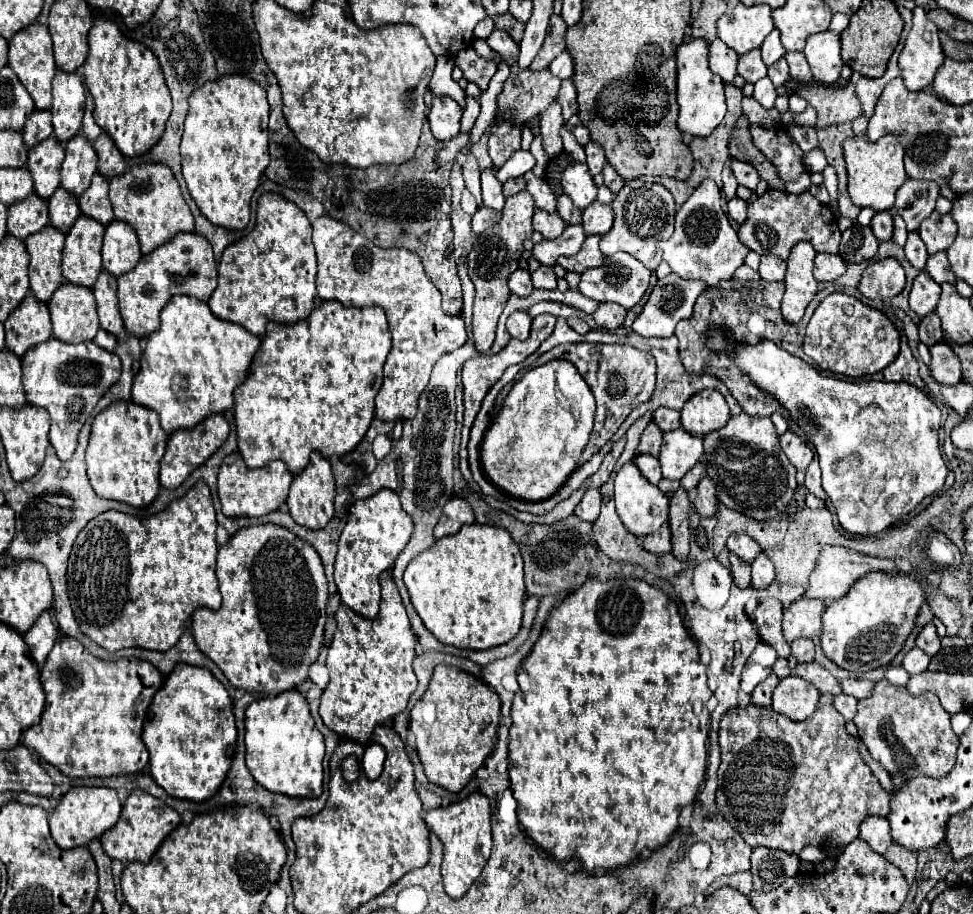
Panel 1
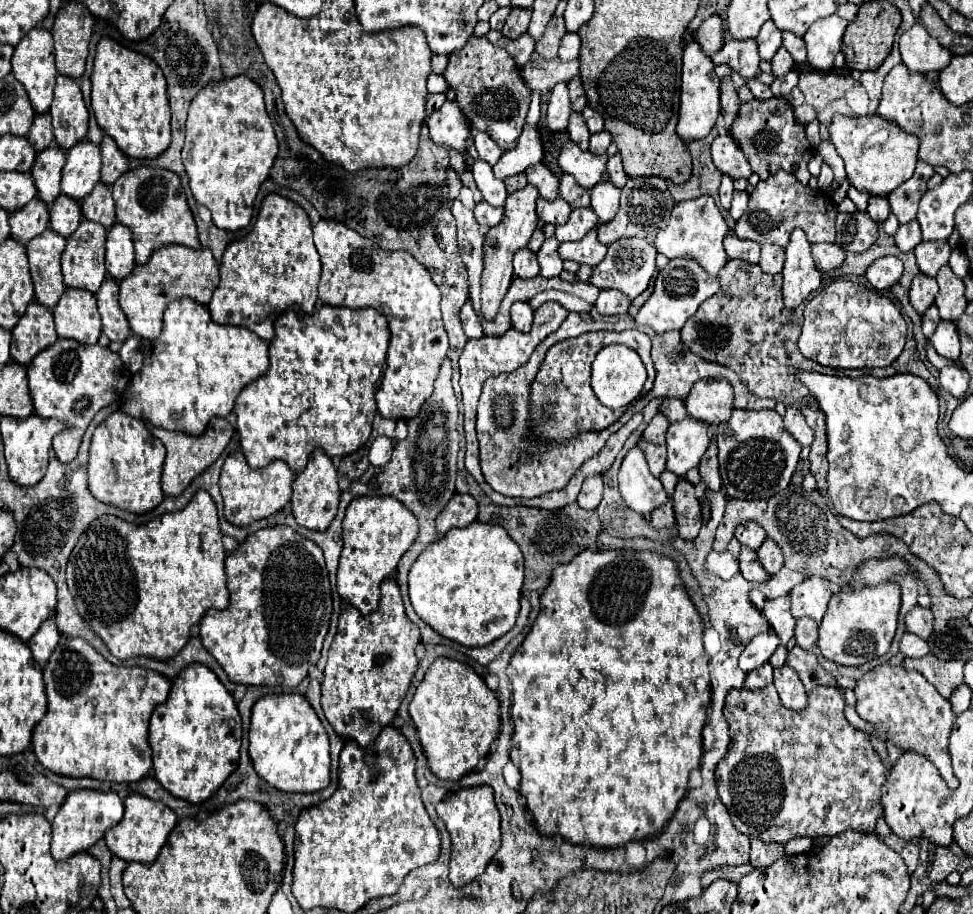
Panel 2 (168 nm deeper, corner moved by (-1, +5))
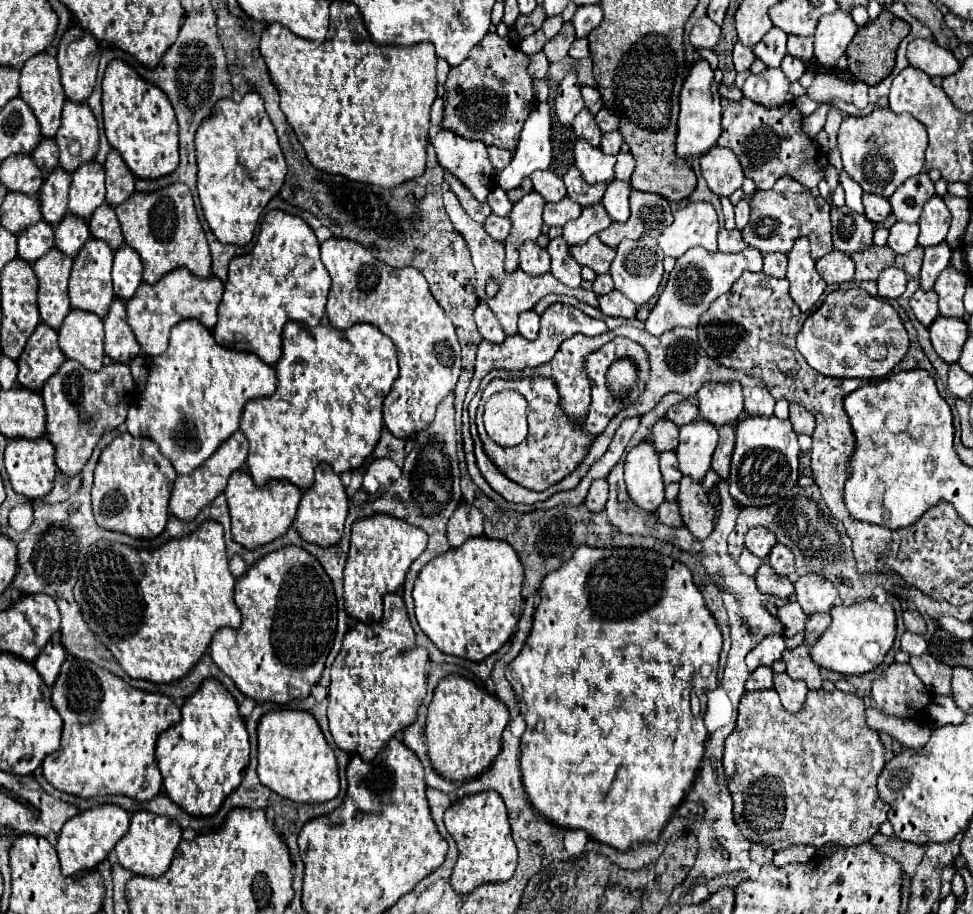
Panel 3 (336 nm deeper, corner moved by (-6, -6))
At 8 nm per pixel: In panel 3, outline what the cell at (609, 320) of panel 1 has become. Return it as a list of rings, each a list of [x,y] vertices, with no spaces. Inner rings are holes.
[[[619,290],[599,296],[599,308],[605,316],[623,316],[623,318],[633,318],[637,312],[637,306]]]

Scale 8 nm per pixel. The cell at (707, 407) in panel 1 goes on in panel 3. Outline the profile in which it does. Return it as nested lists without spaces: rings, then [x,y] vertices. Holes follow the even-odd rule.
[[[707,382],[697,392],[699,416],[715,426],[731,424],[743,412],[743,394],[739,382]]]

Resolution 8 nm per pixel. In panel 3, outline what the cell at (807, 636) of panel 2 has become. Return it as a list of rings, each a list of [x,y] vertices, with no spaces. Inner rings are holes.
[[[821,612],[811,614],[809,620],[807,620],[807,626],[805,626],[805,644],[813,646],[817,642],[817,638],[821,636],[821,632],[825,632],[829,622],[831,622],[829,612],[825,612],[825,614],[821,614]]]

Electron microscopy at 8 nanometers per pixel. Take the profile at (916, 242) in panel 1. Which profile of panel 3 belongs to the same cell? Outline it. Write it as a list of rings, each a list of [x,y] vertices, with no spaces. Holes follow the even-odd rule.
[[[895,222],[889,228],[889,238],[887,238],[887,246],[897,252],[897,254],[905,254],[909,250],[913,250],[917,246],[917,224],[903,224],[903,222]]]

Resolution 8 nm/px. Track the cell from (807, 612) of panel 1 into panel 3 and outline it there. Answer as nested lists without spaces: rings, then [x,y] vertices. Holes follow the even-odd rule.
[[[815,572],[801,576],[795,582],[795,590],[797,590],[797,602],[809,616],[813,612],[829,612],[837,596],[837,588]]]

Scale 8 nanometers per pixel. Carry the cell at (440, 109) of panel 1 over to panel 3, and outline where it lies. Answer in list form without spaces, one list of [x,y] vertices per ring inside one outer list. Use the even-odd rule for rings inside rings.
[[[443,130],[435,138],[431,138],[431,144],[435,146],[439,164],[457,180],[461,180],[461,184],[479,202],[485,202],[487,194],[497,184],[497,174],[491,166],[487,146],[481,142],[471,142],[461,136],[455,136],[449,130]]]

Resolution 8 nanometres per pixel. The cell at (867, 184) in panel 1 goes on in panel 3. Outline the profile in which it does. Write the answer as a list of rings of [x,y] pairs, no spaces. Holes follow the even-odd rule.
[[[877,108],[869,116],[845,116],[839,126],[837,144],[847,174],[863,192],[889,198],[907,178],[919,174],[925,166],[927,132],[911,114],[895,114],[889,108]]]

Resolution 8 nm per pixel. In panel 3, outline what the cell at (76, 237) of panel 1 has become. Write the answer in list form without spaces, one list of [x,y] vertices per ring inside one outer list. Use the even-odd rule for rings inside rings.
[[[89,238],[85,248],[79,252],[79,256],[73,258],[73,270],[69,278],[69,298],[73,308],[93,312],[99,318],[107,316],[109,304],[115,298],[113,284],[111,284],[111,262],[113,262],[113,250],[103,240]]]

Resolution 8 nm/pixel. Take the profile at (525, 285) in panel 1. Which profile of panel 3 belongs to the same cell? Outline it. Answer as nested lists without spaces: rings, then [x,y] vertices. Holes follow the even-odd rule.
[[[527,240],[521,248],[519,266],[531,276],[541,276],[541,274],[549,272],[549,252],[545,248],[541,248],[537,242]]]

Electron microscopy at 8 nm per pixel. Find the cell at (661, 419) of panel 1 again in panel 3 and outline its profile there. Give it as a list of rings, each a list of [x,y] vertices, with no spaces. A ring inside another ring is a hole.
[[[683,400],[679,404],[673,404],[667,410],[667,420],[671,420],[677,426],[685,426],[685,424],[691,424],[697,418],[697,414],[699,410],[697,410],[695,400]]]

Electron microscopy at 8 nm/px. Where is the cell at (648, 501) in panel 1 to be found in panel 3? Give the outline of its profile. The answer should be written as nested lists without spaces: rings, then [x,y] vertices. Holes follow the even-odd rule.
[[[649,440],[639,442],[625,458],[625,484],[631,500],[643,510],[657,510],[665,500],[659,456]]]

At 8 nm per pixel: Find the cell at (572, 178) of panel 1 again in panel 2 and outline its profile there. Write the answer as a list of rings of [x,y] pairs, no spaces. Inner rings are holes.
[[[568,141],[560,153],[560,169],[576,179],[584,189],[592,189],[606,171],[606,155],[592,155],[590,151],[580,151],[580,147]]]

